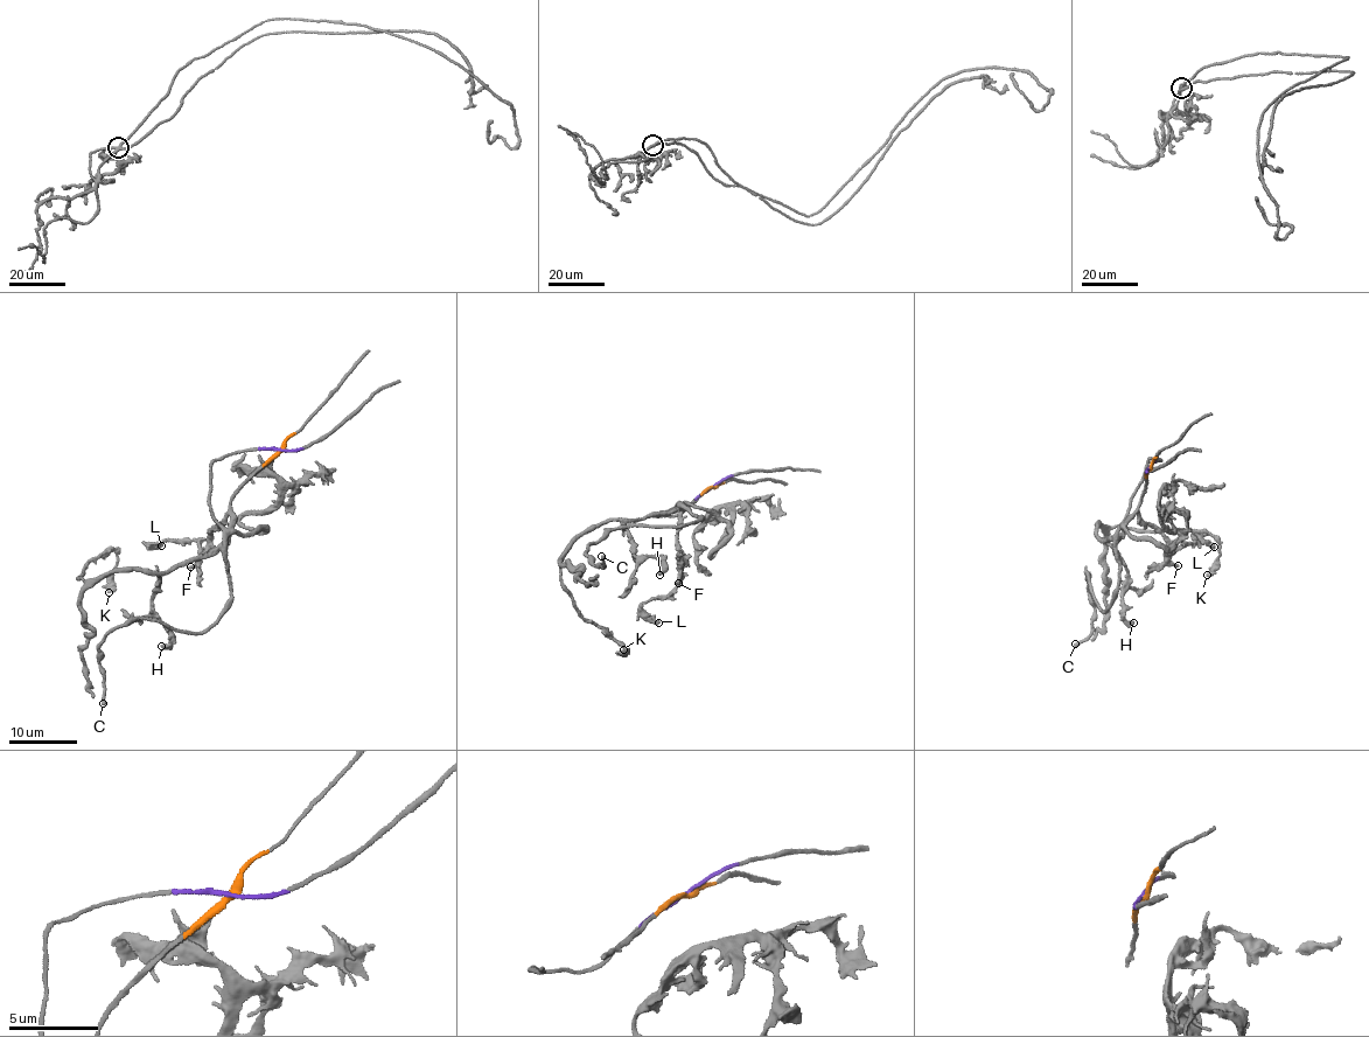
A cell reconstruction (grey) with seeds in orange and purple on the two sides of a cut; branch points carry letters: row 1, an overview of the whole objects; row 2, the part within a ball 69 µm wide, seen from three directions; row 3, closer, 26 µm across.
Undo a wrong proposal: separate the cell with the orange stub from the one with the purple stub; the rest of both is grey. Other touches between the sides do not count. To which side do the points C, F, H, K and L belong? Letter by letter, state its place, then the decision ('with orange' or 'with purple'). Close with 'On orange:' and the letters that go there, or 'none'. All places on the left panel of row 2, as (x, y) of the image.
C: at (103, 703); with purple
F: at (190, 566); with orange
H: at (161, 646); with orange
K: at (109, 592); with orange
L: at (161, 545); with orange
On orange: F, H, K, L

